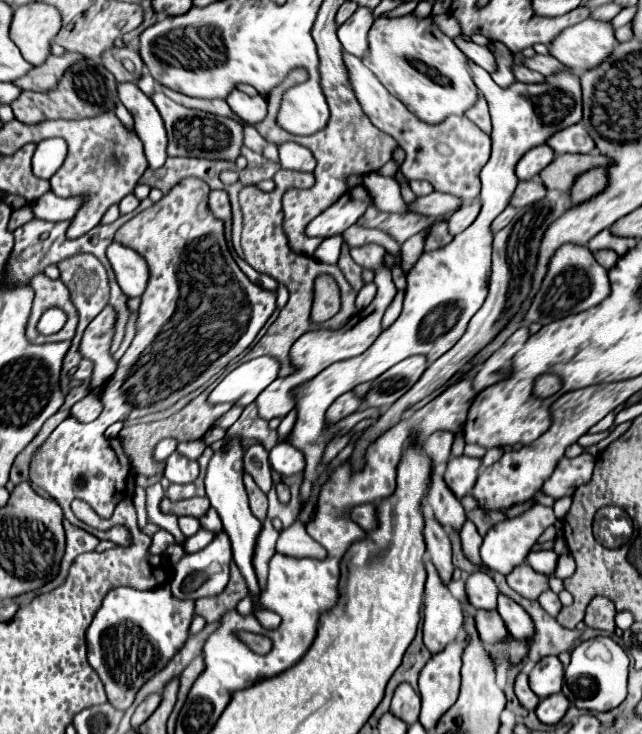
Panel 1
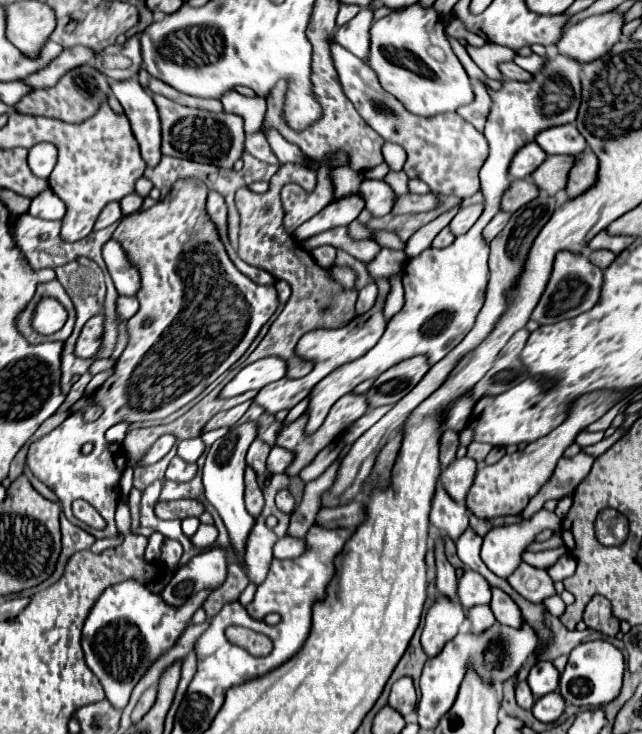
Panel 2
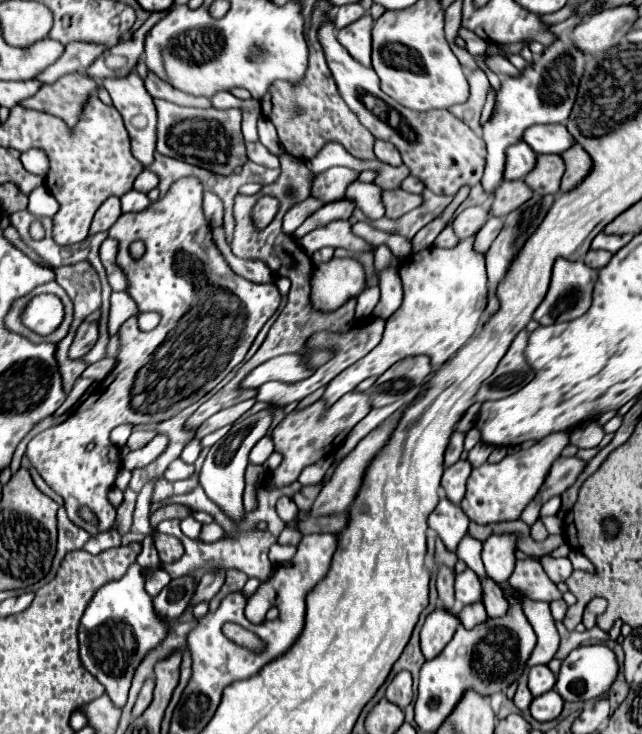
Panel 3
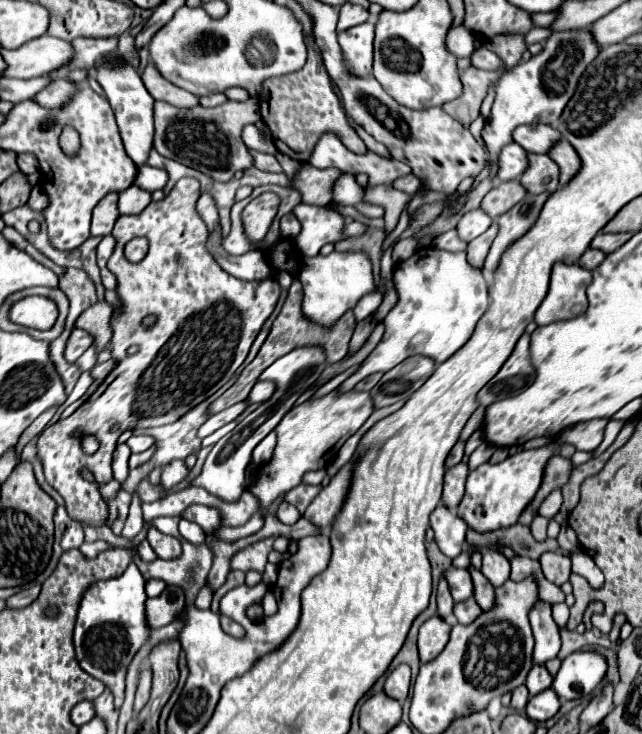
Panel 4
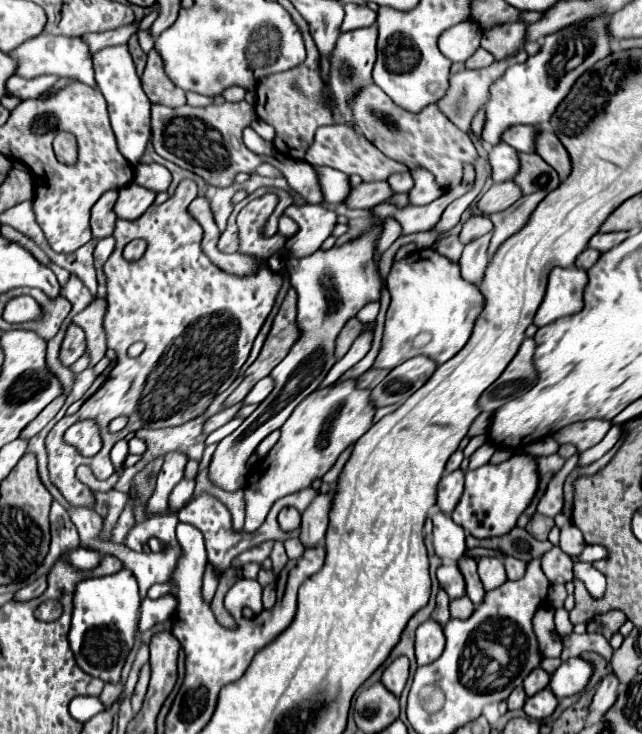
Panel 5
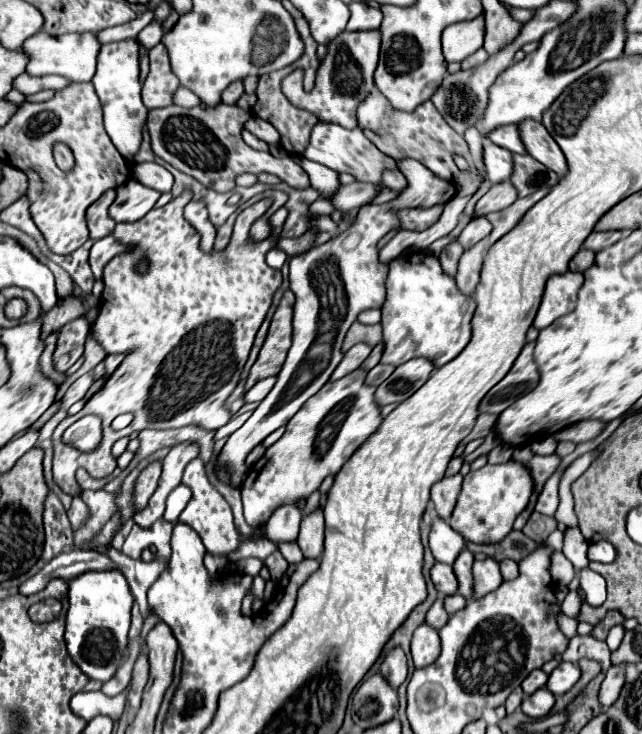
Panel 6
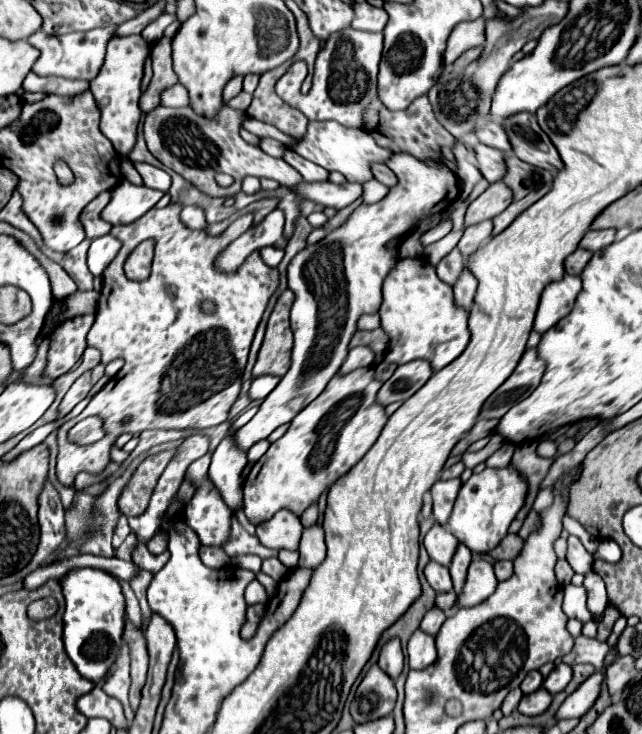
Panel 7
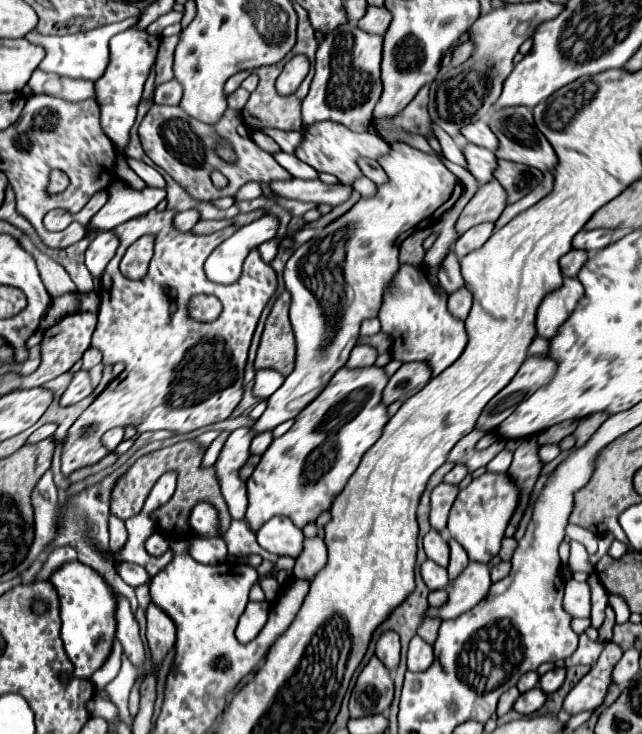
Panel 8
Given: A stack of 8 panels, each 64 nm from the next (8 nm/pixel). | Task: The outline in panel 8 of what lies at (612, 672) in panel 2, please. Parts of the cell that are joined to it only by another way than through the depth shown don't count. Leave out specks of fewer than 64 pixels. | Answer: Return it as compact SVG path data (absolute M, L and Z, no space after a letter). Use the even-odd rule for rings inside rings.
M554 668L554 670L546 672L544 676L540 676L540 682L538 682L540 684L540 690L546 692L546 694L556 692L562 686L564 678L566 678L566 670L564 668Z

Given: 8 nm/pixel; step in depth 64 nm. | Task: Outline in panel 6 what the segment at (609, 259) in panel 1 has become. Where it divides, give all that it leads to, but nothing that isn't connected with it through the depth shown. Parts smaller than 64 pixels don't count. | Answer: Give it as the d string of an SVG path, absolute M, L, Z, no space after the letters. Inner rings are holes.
M582 248L582 250L580 250L580 252L570 260L568 268L570 268L572 272L584 272L586 268L592 266L592 260L594 260L594 252Z

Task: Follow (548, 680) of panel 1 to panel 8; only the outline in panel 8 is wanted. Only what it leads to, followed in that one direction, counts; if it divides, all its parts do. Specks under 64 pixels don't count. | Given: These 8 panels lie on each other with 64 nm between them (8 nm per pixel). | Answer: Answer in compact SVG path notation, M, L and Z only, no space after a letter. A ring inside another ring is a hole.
M526 672L526 674L520 676L516 688L518 688L520 692L528 692L528 690L532 690L536 684L538 684L538 674L536 674L536 672Z

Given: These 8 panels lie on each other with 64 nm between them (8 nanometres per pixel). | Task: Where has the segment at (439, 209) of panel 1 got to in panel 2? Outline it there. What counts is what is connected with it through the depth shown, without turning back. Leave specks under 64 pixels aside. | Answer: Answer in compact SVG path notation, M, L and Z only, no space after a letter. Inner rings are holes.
M404 194L404 196L396 196L394 206L392 206L392 214L410 214L410 212L428 212L430 208L436 206L436 198L432 194Z

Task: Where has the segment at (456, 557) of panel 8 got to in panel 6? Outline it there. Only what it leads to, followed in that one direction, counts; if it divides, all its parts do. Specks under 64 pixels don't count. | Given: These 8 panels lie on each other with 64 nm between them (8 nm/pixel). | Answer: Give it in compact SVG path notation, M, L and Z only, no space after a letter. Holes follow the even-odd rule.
M462 548L462 552L458 554L458 558L454 562L454 574L458 580L458 594L462 594L464 598L468 598L472 592L472 562L474 562L474 556L468 548Z

